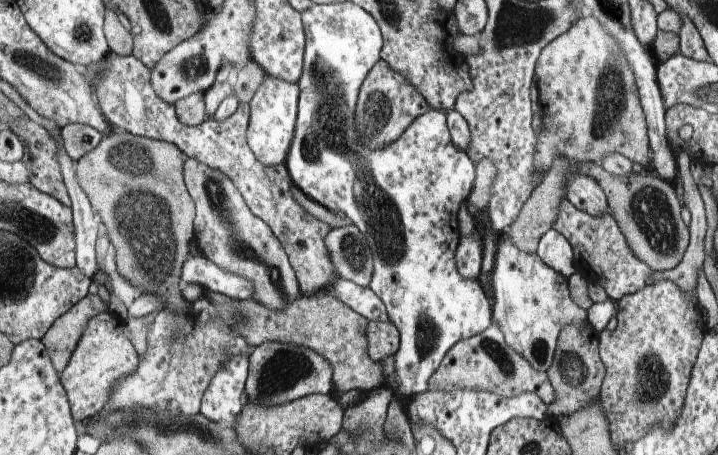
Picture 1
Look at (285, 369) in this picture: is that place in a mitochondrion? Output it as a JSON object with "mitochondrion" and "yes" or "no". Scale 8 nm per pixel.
{"mitochondrion":"yes"}

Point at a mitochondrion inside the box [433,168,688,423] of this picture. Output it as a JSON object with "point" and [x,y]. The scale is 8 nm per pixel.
{"point":[651,212]}

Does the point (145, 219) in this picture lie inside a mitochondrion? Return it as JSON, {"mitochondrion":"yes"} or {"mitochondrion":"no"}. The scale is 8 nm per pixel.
{"mitochondrion":"yes"}

